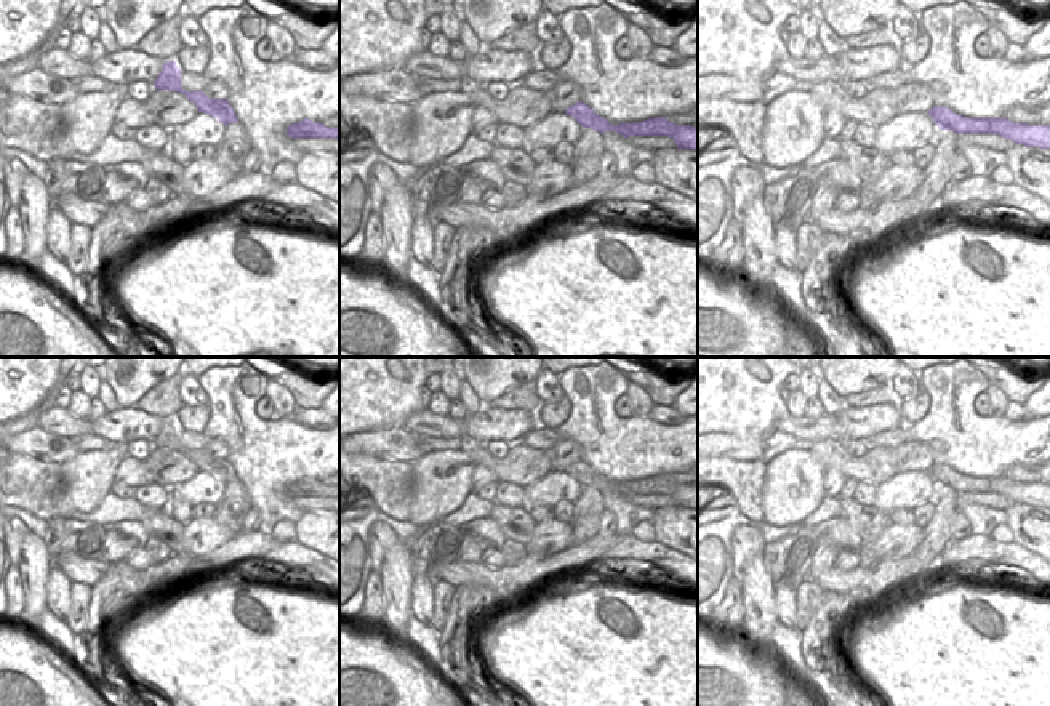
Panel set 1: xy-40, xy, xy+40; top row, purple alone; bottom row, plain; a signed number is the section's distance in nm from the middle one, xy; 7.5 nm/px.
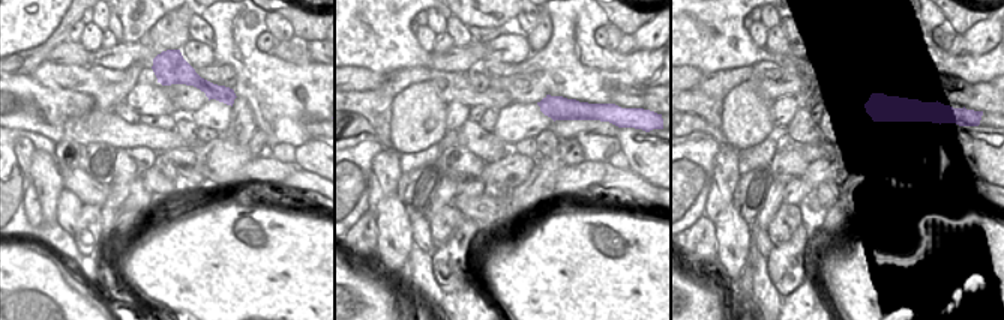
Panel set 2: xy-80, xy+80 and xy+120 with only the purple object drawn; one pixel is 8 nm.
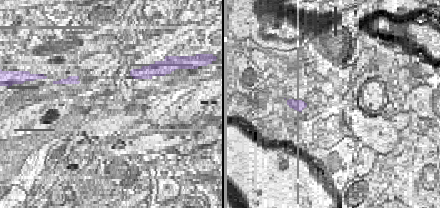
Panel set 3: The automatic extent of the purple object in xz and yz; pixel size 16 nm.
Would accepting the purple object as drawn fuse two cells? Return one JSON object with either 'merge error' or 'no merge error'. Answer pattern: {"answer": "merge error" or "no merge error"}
{"answer": "merge error"}

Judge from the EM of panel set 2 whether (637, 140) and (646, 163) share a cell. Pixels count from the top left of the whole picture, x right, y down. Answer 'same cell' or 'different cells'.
same cell

